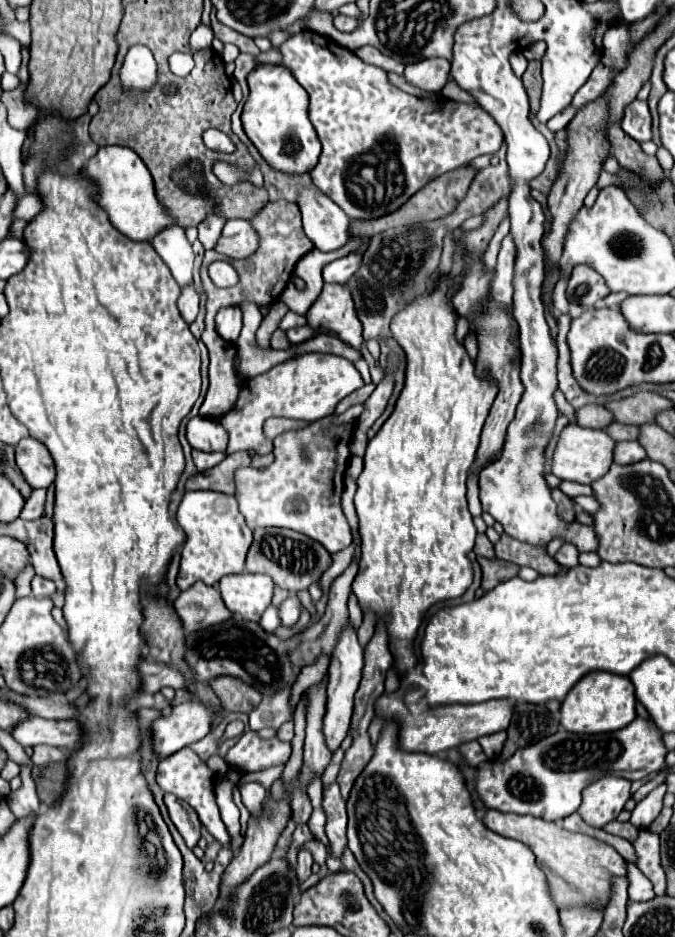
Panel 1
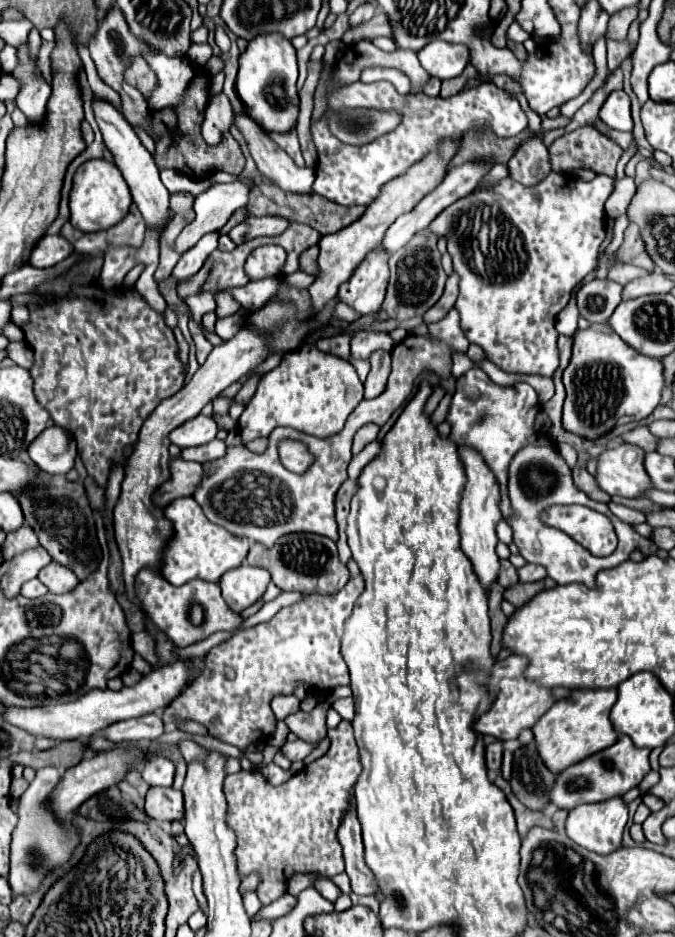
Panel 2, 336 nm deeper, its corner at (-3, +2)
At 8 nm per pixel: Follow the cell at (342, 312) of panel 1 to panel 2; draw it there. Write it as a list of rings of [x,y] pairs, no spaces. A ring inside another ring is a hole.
[[[384,248],[372,250],[352,272],[352,276],[340,286],[340,300],[352,306],[362,316],[376,314],[382,306],[390,278],[388,258],[390,254]]]

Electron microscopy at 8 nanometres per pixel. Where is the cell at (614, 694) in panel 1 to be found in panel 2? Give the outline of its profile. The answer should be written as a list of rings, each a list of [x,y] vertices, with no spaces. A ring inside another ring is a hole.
[[[572,690],[568,698],[558,700],[544,716],[540,716],[532,728],[536,750],[544,766],[554,776],[558,776],[574,762],[580,762],[582,758],[588,758],[616,742],[618,734],[608,718],[616,696],[616,690]]]

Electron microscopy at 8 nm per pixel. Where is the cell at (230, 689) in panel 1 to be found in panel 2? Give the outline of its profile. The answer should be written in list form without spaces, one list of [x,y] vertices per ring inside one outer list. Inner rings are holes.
[[[320,702],[316,704],[316,708],[312,712],[296,712],[290,714],[286,718],[286,724],[290,728],[292,734],[296,734],[300,740],[316,744],[320,740],[326,738],[326,712],[328,712],[330,704],[328,702]]]

